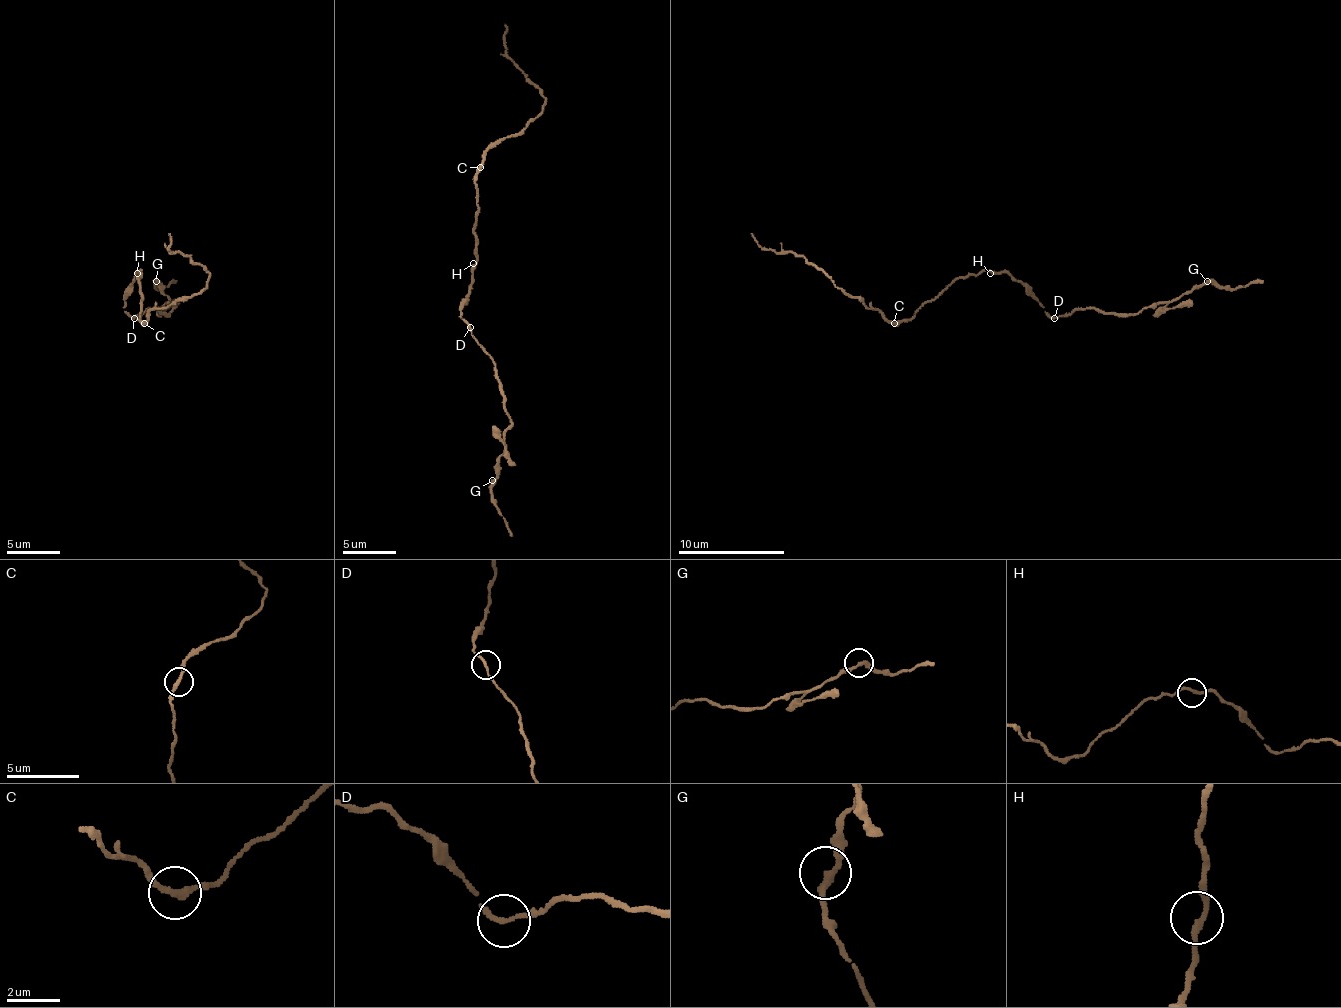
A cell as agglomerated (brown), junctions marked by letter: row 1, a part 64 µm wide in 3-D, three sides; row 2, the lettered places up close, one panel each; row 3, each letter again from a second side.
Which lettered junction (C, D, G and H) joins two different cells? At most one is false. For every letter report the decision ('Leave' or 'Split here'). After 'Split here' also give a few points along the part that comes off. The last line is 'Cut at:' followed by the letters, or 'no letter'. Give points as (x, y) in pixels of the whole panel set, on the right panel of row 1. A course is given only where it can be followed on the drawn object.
C: Leave
D: Leave
G: Leave
H: Leave
Cut at: no letter

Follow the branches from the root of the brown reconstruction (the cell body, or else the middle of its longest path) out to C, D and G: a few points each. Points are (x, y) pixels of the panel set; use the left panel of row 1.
C: (140, 270), (142, 294), (140, 321), (145, 324)
D: (140, 270), (129, 286), (124, 308), (134, 318)
G: (140, 270), (129, 286), (124, 308), (132, 316), (140, 316), (156, 308), (169, 313), (175, 308), (156, 281)

